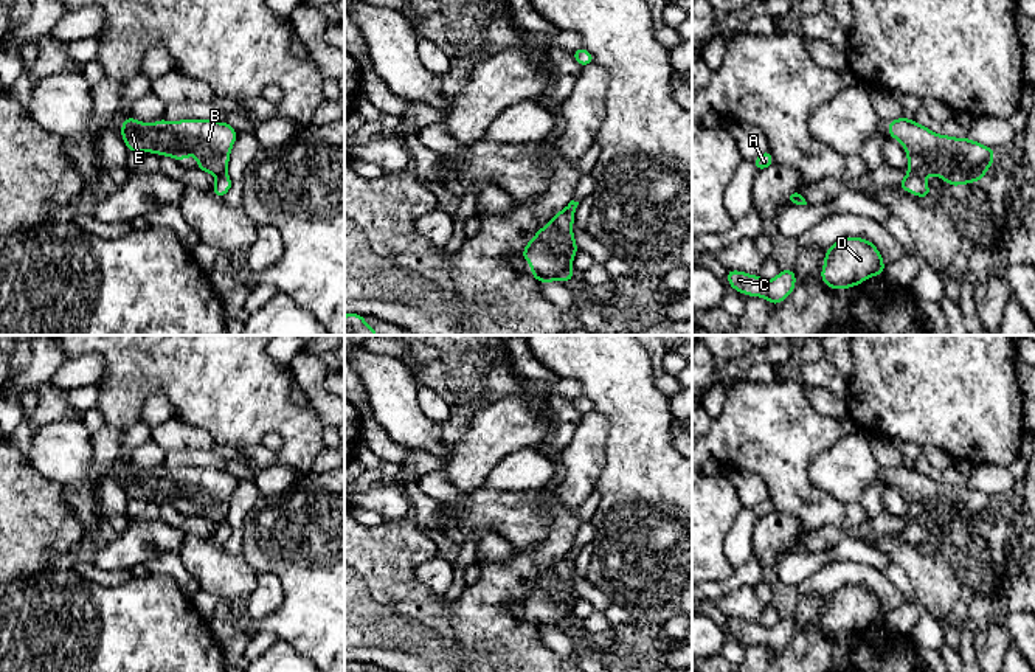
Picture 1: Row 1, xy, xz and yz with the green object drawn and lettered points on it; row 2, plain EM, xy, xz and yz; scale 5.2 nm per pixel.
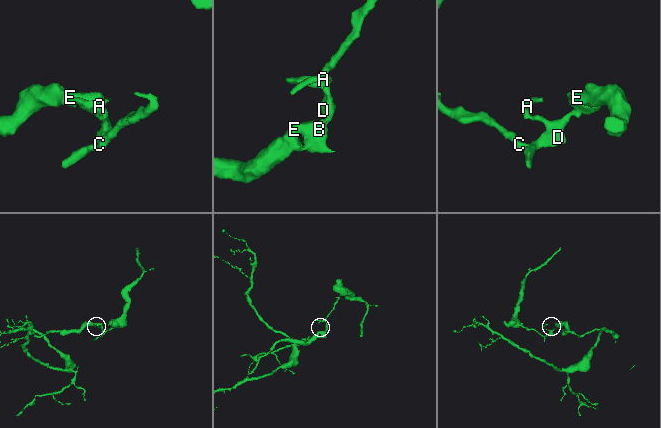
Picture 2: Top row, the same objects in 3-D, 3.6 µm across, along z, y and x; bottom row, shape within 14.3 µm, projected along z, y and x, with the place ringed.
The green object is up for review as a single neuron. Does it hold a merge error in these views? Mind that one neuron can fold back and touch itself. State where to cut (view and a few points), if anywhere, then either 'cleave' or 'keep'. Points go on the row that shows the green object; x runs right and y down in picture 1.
cut in yz along (910, 169), (922, 177); cleave

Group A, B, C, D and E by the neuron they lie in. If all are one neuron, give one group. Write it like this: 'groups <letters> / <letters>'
groups A C D / B E

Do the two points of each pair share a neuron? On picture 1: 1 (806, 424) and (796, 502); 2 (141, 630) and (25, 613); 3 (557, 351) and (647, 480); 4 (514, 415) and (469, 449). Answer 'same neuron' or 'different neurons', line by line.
1: same neuron
2: same neuron
3: same neuron
4: same neuron

